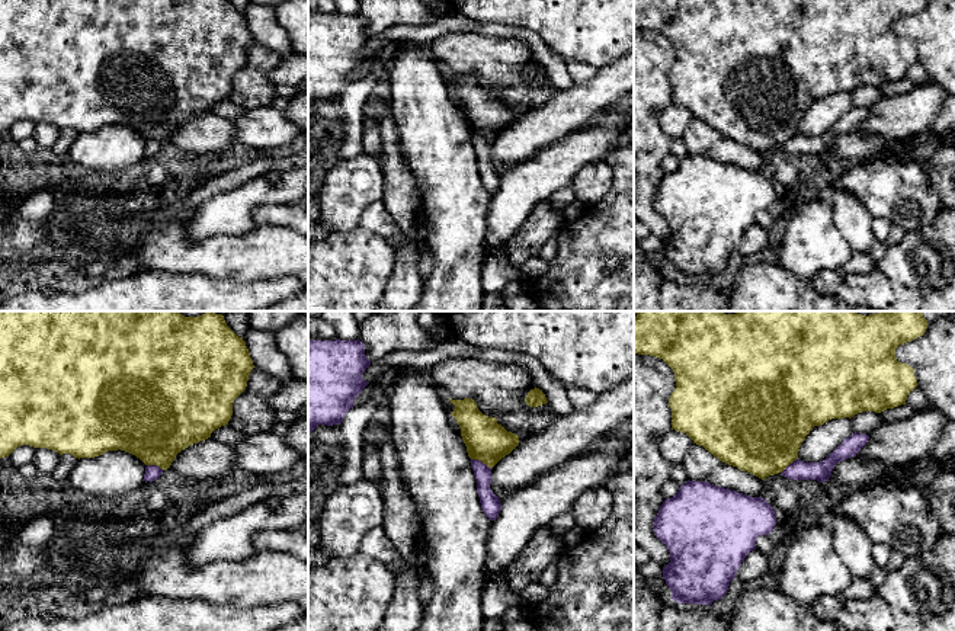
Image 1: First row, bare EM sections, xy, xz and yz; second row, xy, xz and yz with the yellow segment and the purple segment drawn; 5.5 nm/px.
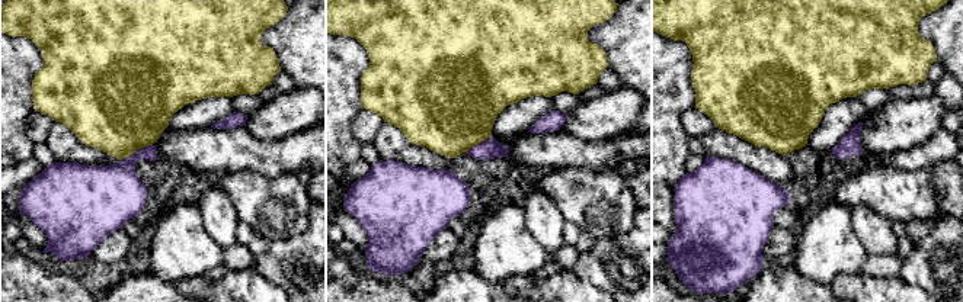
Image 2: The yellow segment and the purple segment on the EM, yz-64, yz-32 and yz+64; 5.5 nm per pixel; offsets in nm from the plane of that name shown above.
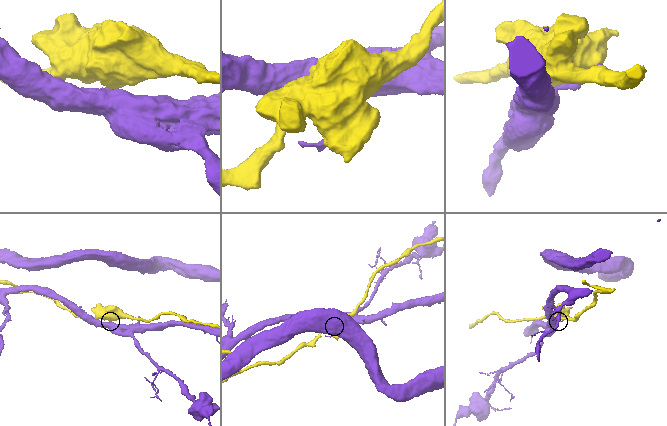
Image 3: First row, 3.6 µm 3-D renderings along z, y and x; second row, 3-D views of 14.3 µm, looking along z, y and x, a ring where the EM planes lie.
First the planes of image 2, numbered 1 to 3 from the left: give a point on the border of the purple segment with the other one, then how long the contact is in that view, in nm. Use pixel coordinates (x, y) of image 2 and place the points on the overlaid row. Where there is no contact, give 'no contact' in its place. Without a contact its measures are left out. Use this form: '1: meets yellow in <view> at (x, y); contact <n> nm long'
1: meets yellow in yz-64 at (136, 150); contact 200 nm long
2: meets yellow in yz-32 at (477, 143); contact 170 nm long
3: no contact

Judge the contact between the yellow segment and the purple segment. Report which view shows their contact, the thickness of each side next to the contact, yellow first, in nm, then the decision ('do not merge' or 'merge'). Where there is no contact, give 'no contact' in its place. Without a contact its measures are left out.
meets yellow in xz; 240 nm thick on the yellow side, 110 nm on the other; do not merge

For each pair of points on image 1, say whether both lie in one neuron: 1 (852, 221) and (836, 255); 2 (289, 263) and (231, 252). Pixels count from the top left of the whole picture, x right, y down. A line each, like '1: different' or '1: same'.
1: different
2: same

